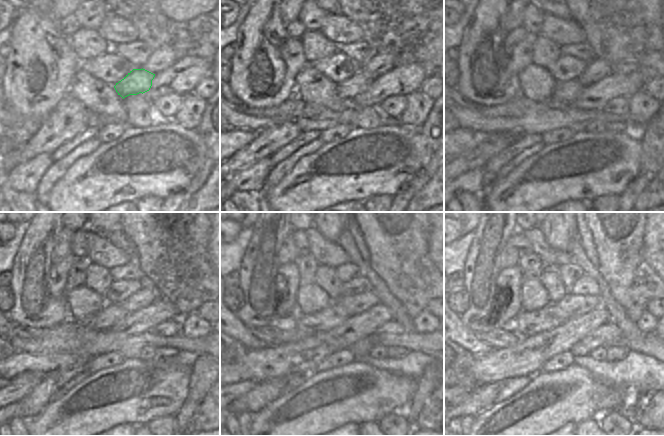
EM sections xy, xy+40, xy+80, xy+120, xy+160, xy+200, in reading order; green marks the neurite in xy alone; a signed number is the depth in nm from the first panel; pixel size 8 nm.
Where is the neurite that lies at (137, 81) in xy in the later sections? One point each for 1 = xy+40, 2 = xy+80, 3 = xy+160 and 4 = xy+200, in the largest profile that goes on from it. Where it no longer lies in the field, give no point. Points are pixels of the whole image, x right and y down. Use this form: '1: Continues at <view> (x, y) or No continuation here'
1: Continues at xy+40 (347, 90)
2: Continues at xy+80 (565, 92)
3: Continues at xy+160 (332, 316)
4: Continues at xy+200 (527, 323).

